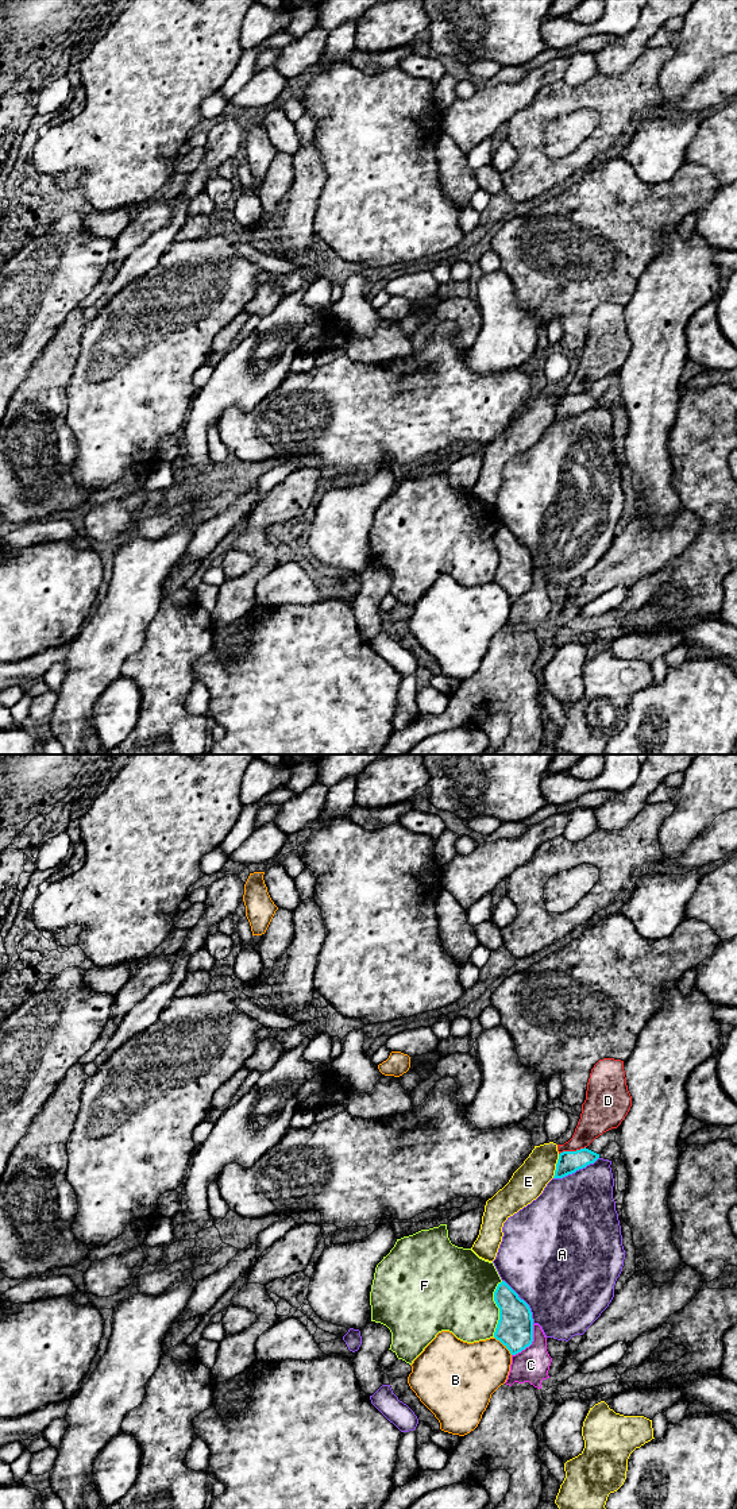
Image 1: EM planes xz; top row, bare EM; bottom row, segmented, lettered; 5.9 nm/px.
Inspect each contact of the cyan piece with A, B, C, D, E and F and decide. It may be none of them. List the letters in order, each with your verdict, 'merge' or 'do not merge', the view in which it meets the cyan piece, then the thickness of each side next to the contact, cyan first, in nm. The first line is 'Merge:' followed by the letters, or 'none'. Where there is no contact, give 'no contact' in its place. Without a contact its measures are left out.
Merge: none
A: do not merge | xz | 220/500 nm
B: do not merge | xz | 220/360 nm
C: do not merge | xz | 220/200 nm
D: do not merge | xz | 140/190 nm
E: do not merge | xz | 140/200 nm
F: do not merge | xz | 220/400 nm

